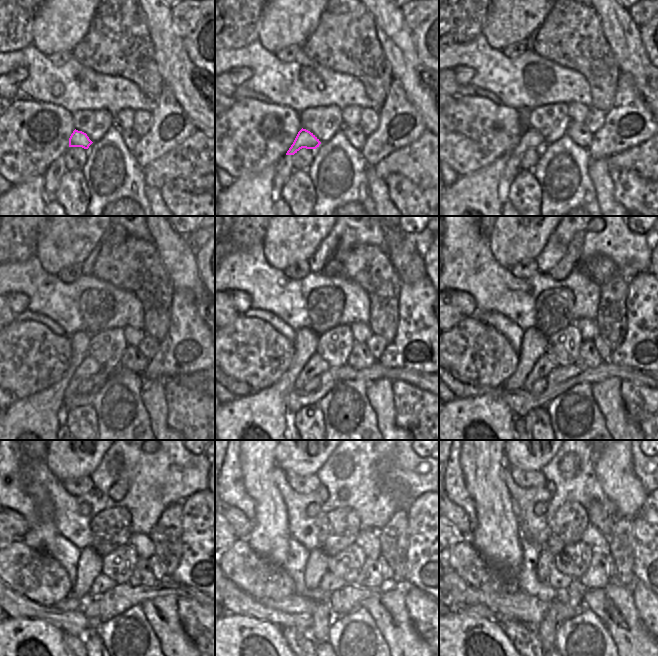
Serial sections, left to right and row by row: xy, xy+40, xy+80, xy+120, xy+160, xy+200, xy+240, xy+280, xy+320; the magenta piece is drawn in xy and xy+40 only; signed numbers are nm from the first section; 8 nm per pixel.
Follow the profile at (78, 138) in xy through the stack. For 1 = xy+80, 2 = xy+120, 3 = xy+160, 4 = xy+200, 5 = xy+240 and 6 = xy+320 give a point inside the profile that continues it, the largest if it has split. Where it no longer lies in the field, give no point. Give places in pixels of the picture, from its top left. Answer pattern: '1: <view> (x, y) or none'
1: xy+80 (530, 139)
2: xy+120 (89, 367)
3: xy+160 (316, 366)
4: xy+200 (546, 363)
5: xy+240 (102, 583)
6: xy+320 (558, 580)

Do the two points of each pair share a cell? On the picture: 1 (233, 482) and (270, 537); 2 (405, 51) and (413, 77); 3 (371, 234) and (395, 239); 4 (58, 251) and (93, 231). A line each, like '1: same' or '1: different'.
1: different
2: same
3: different
4: same

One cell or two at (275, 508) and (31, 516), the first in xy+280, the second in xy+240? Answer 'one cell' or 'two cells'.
two cells

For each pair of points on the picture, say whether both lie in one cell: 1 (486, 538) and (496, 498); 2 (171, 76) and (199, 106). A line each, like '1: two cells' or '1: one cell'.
1: one cell
2: one cell

